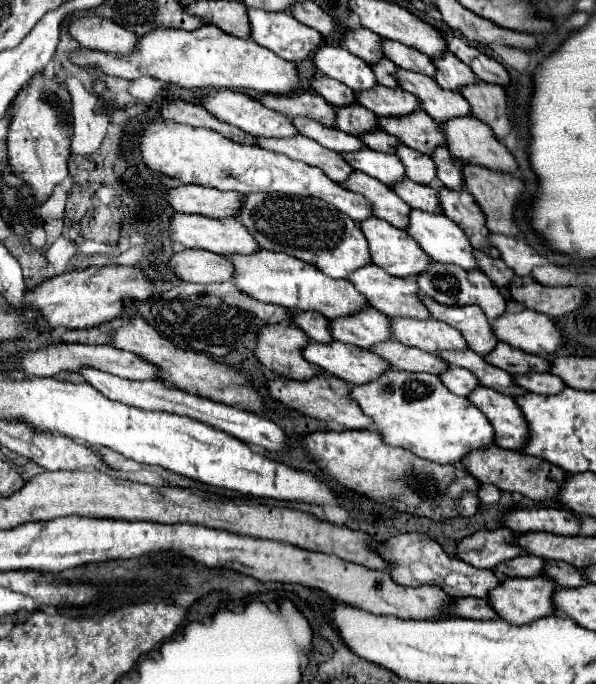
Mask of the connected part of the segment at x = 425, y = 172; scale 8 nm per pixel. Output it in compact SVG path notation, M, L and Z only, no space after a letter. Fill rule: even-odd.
M404 144L396 146L396 156L404 164L406 178L410 178L412 182L418 182L418 184L432 184L434 182L436 168L434 168L434 162L430 156L414 152L412 148L408 148Z

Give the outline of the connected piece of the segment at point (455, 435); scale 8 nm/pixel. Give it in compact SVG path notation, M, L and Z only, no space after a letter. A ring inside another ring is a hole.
M390 368L368 384L352 386L350 398L372 418L372 428L380 432L388 446L406 448L412 454L438 464L460 462L470 450L490 446L494 440L486 416L466 398L452 394L434 374Z

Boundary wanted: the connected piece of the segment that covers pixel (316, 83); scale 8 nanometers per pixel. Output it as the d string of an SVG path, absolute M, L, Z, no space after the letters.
M316 76L316 78L312 78L310 86L314 92L318 92L332 106L348 106L348 104L356 102L354 92L348 86L344 86L342 82L336 82L332 78Z

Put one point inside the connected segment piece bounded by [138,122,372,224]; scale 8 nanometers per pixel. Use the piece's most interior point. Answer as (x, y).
(192, 155)

